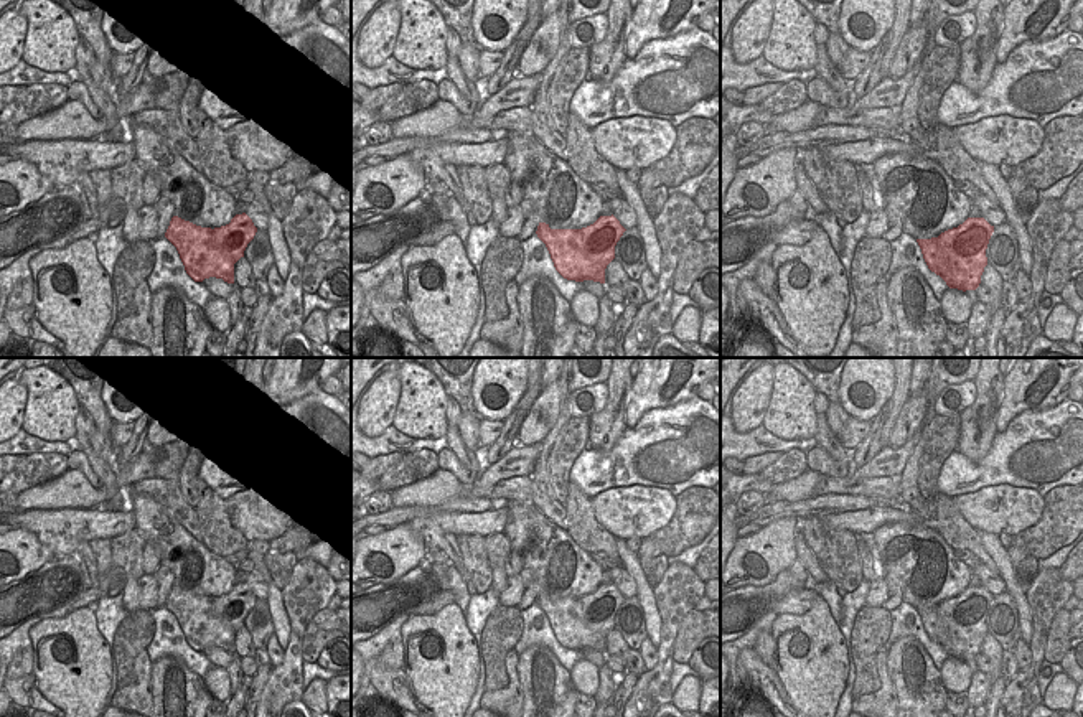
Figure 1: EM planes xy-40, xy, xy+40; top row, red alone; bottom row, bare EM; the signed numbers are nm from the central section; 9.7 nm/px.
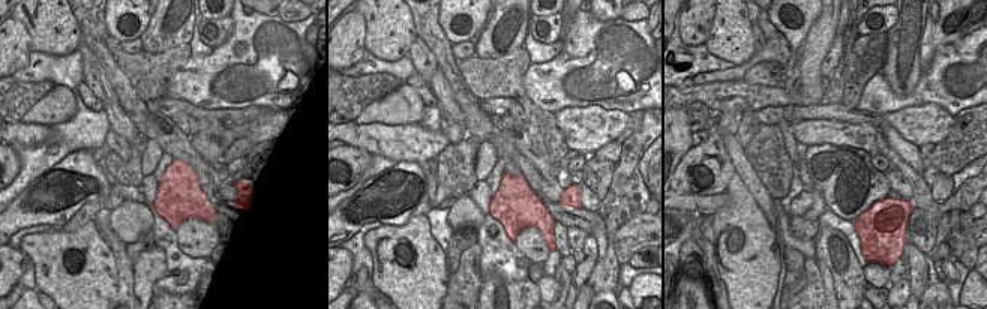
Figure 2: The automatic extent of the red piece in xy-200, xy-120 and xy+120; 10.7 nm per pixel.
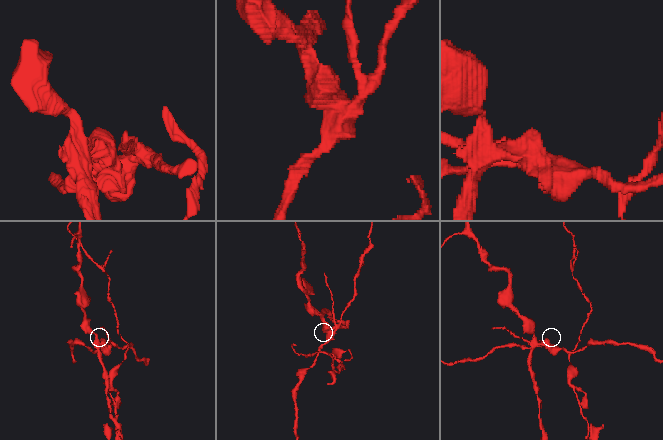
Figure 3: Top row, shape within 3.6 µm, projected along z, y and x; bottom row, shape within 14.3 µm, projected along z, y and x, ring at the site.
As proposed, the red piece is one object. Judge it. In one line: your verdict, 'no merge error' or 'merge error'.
merge error

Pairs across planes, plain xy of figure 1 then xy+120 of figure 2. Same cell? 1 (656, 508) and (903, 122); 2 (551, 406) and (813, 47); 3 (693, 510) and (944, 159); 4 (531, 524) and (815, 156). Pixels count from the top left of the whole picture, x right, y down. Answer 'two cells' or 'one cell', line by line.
1: one cell
2: two cells
3: one cell
4: one cell

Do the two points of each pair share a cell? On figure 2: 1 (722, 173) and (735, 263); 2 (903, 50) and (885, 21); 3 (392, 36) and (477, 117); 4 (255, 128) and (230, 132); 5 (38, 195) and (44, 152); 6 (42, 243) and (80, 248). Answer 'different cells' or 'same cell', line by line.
1: different cells
2: different cells
3: different cells
4: same cell
5: different cells
6: same cell

